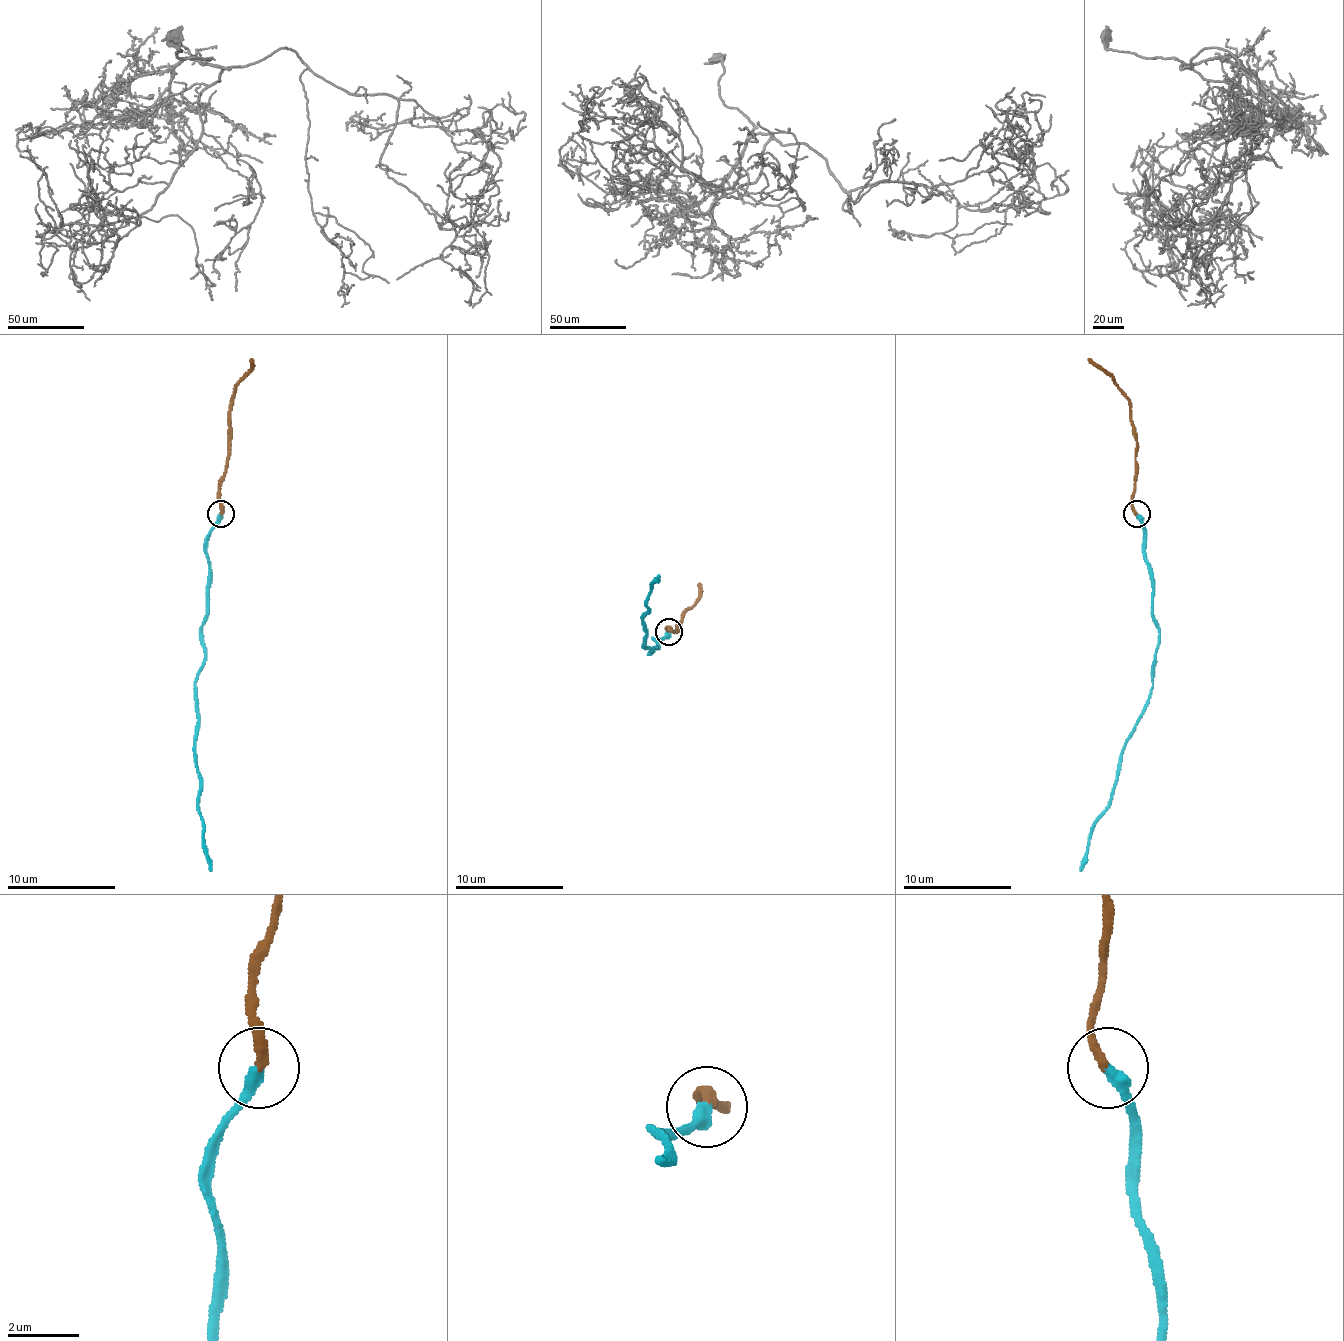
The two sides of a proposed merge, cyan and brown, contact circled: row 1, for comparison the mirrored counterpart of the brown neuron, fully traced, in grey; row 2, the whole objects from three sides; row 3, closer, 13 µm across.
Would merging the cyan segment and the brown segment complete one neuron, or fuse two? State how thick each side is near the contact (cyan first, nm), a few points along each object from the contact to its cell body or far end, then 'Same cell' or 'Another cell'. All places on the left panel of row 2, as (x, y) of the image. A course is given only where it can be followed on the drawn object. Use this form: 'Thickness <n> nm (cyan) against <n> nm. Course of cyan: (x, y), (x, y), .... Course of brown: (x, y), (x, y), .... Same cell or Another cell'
Thickness 360 nm (cyan) against 240 nm. Course of cyan: (220, 515), (207, 542), (204, 663), (196, 687), (199, 814), (212, 871). Course of brown: (220, 515), (220, 477), (228, 455), (228, 404), (234, 388), (247, 374), (253, 358). Same cell

